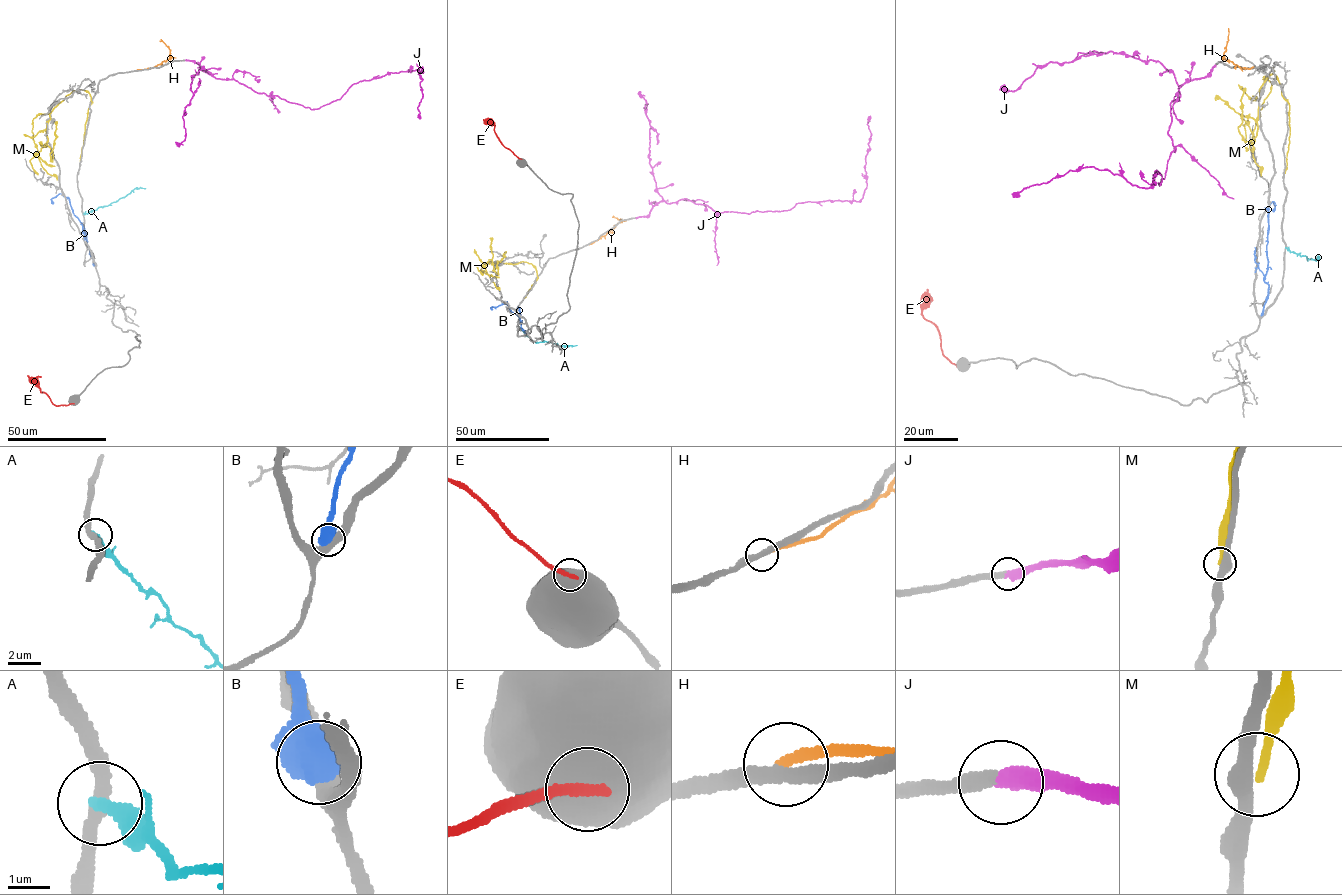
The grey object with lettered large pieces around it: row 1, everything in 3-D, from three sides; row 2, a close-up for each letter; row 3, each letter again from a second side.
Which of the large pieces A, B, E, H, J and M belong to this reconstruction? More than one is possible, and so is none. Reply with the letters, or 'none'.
J

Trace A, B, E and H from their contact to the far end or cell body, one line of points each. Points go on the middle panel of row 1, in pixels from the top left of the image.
A: (518, 326), (535, 342), (577, 345)
B: (526, 332), (508, 305), (492, 309)
E: (521, 159), (502, 144), (494, 131), (494, 124), (483, 119)
H: (585, 246), (597, 240), (621, 221), (612, 217)

